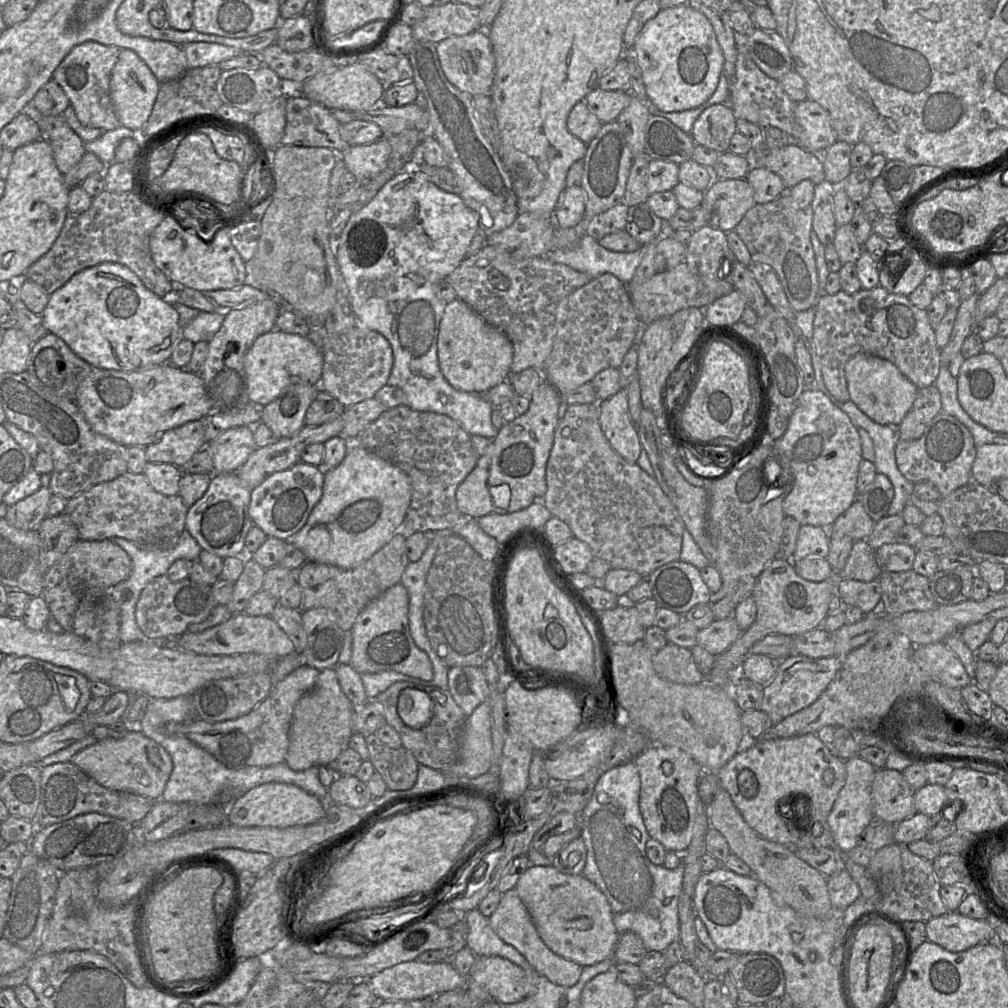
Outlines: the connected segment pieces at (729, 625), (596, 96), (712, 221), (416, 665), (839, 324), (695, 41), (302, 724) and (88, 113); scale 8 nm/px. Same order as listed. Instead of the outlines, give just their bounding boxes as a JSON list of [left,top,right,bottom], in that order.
[[696,617,741,655],[584,87,631,124],[700,178,755,232],[350,583,433,681],[812,285,941,402],[631,4,724,112],[285,667,355,771],[53,41,120,131]]

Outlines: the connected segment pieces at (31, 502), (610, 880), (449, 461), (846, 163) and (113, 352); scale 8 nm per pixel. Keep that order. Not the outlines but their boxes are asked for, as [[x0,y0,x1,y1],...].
[[4,487,52,530],[578,761,683,952],[356,405,480,533],[819,141,852,185],[41,262,182,372]]

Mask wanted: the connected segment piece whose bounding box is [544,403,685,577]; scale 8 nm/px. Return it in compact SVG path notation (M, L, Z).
M598 403L569 405L564 417L559 421L554 434L554 443L546 465L547 491L544 495L544 505L551 514L565 522L574 537L587 543L595 558L607 561L612 569L629 569L638 572L643 577L648 577L655 569L669 562L679 560L682 535L685 529L684 522L668 496L663 492L654 477L649 476L636 463L631 464L617 454L607 441L600 423Z

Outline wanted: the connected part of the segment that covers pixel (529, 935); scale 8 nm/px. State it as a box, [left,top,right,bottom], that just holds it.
[488,888,583,987]

